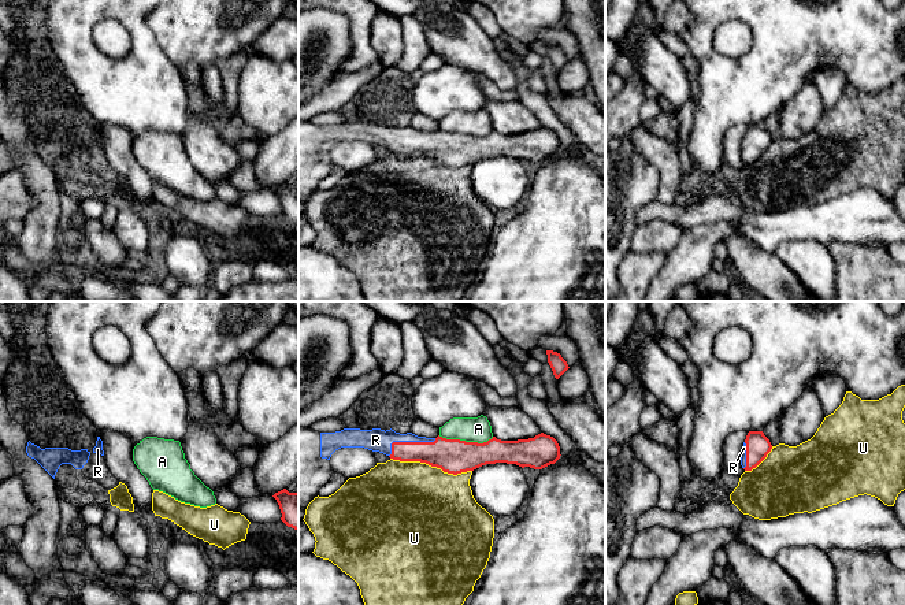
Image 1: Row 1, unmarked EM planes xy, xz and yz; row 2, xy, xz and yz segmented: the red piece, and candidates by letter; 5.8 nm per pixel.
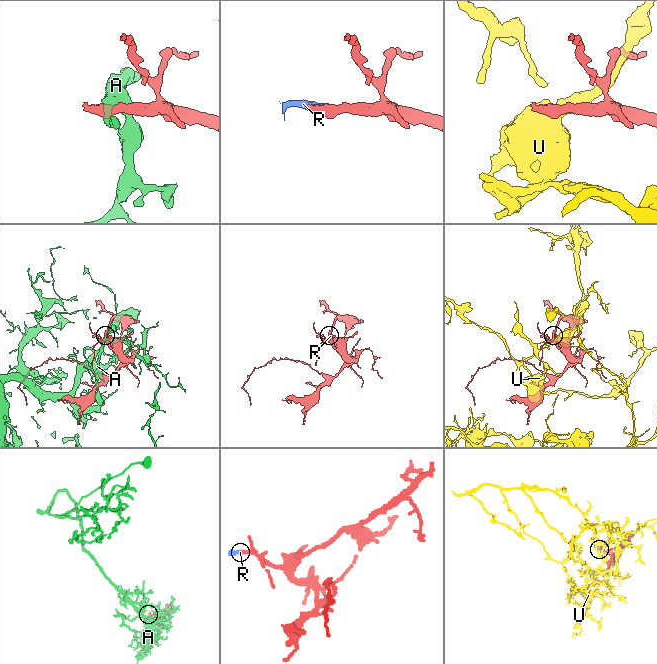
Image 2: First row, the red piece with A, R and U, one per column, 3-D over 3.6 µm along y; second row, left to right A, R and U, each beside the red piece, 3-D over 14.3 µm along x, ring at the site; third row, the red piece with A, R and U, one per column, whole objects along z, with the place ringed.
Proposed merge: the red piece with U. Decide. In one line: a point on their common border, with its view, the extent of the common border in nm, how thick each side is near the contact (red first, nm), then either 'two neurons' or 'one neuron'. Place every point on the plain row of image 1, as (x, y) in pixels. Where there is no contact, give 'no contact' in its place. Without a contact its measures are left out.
contact xz (431, 159); length 480 nm; calibres 200 and 500 nm; two neurons

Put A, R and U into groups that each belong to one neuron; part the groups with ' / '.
A / R / U

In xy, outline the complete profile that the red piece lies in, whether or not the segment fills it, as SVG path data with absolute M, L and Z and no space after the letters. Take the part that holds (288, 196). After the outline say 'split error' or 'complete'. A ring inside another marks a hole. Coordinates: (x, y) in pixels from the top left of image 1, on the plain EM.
M286 182L272 189L281 203L281 214L288 219L298 224L298 185L289 186Z; complete

